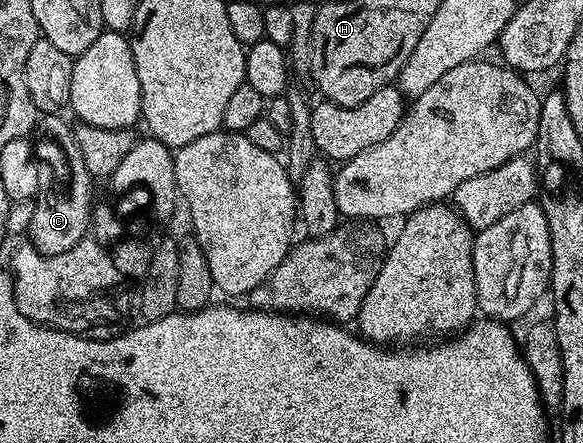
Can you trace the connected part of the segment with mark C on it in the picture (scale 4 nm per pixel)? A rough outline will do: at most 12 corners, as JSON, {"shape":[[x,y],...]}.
{"shape":[[69,127],[58,144],[70,159],[66,192],[43,187],[29,243],[46,256],[87,239],[94,192]]}

